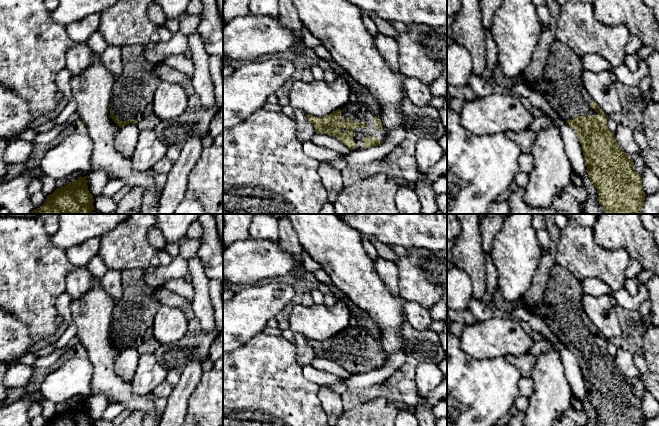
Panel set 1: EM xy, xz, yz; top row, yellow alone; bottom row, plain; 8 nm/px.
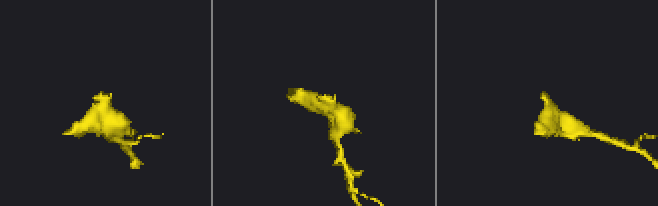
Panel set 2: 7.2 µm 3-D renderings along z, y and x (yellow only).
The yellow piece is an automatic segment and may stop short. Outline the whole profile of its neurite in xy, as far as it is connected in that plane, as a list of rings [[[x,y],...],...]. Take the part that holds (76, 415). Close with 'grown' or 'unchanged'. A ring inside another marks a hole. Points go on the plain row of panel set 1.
[[[87,400],[79,401],[65,411],[57,412],[47,420],[45,426],[94,426],[93,419],[88,414],[86,402]]]; unchanged

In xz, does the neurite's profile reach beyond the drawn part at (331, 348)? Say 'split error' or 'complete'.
split error

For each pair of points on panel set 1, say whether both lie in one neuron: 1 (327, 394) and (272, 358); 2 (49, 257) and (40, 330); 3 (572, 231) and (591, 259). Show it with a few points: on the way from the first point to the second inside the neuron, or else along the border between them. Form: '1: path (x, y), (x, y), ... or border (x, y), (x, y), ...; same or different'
1: border (319, 386), (318, 398), (325, 412); different
2: path (40, 275), (40, 312); same
3: path (574, 238), (577, 245), (584, 252); same

